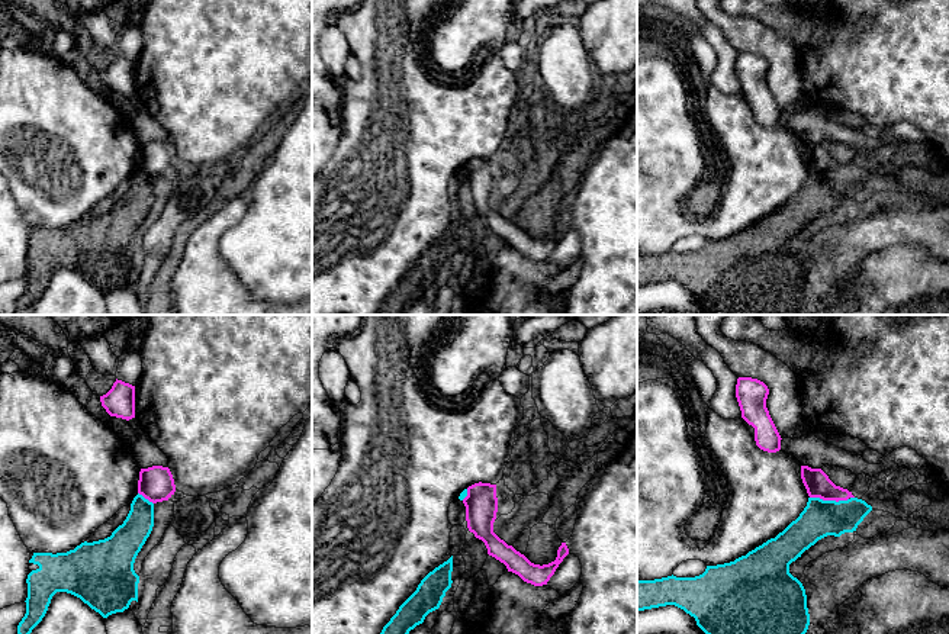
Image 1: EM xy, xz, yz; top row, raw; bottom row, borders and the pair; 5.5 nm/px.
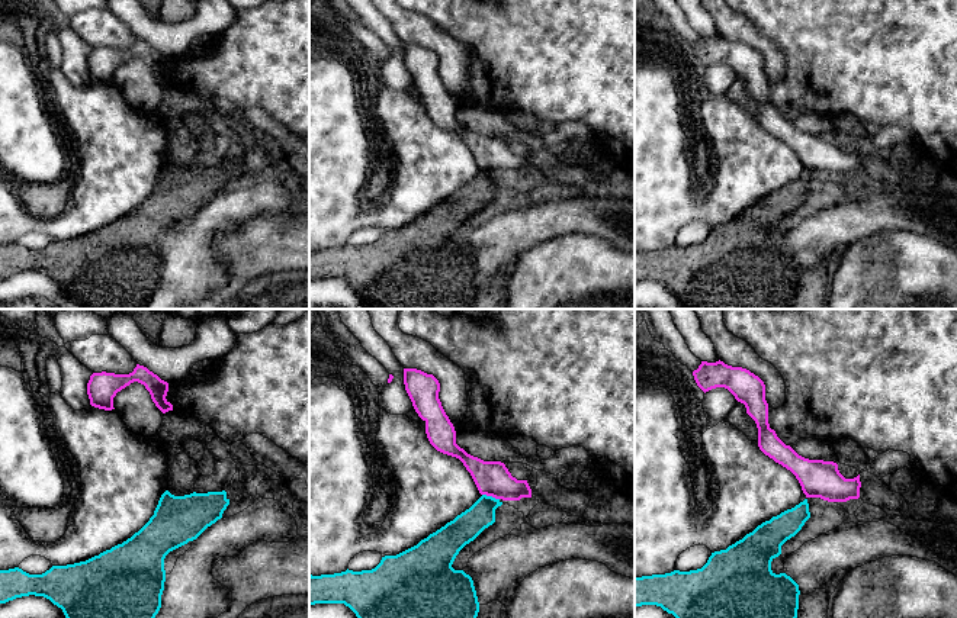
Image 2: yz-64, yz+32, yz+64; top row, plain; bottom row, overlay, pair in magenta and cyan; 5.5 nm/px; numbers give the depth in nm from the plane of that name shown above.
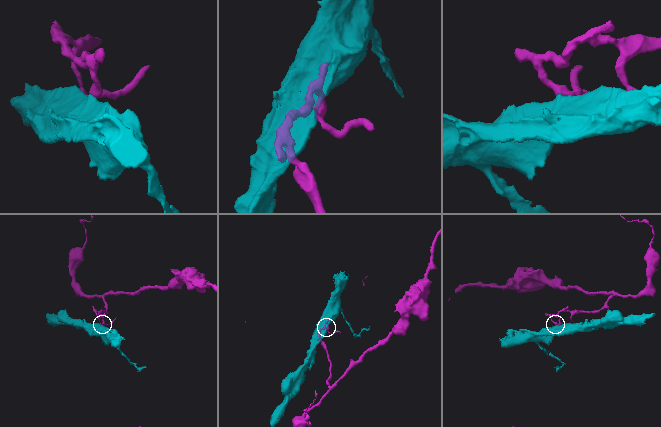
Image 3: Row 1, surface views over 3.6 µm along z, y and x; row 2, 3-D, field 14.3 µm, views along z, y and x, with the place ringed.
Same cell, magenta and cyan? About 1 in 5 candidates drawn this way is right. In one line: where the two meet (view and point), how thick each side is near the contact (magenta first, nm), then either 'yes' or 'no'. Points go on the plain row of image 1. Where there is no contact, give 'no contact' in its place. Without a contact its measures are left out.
yz (829, 174) | 140/200 nm | no

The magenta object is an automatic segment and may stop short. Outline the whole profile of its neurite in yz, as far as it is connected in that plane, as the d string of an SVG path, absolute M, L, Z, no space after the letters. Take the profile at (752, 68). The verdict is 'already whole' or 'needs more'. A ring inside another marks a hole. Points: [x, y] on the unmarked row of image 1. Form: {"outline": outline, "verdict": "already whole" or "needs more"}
{"outline": "M739 52L736 73L741 86L741 93L755 103L756 120L768 128L781 125L781 110L766 83L769 70L768 61L752 52Z", "verdict": "already whole"}

